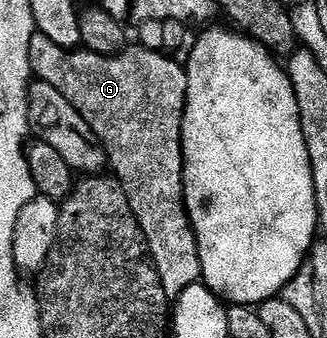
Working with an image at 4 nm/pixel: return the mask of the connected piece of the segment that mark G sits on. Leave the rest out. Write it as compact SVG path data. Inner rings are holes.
M35 33L30 42L30 69L35 80L52 85L59 93L64 93L68 97L68 102L72 104L72 109L88 121L88 129L96 133L96 137L102 142L102 147L106 151L109 170L113 178L117 179L118 184L124 189L128 197L128 205L132 205L132 213L140 225L140 229L146 238L146 249L150 253L150 260L154 263L154 268L158 271L160 285L164 285L166 298L174 301L179 295L184 293L193 283L199 282L202 278L200 269L200 253L196 245L196 237L193 229L190 228L190 218L186 212L186 201L182 198L182 118L186 108L186 94L188 93L188 77L186 76L185 66L181 62L177 63L177 58L171 57L162 51L149 51L141 45L134 45L129 49L123 49L117 55L97 55L85 49L67 49L56 45L54 41L48 41L48 37Z

